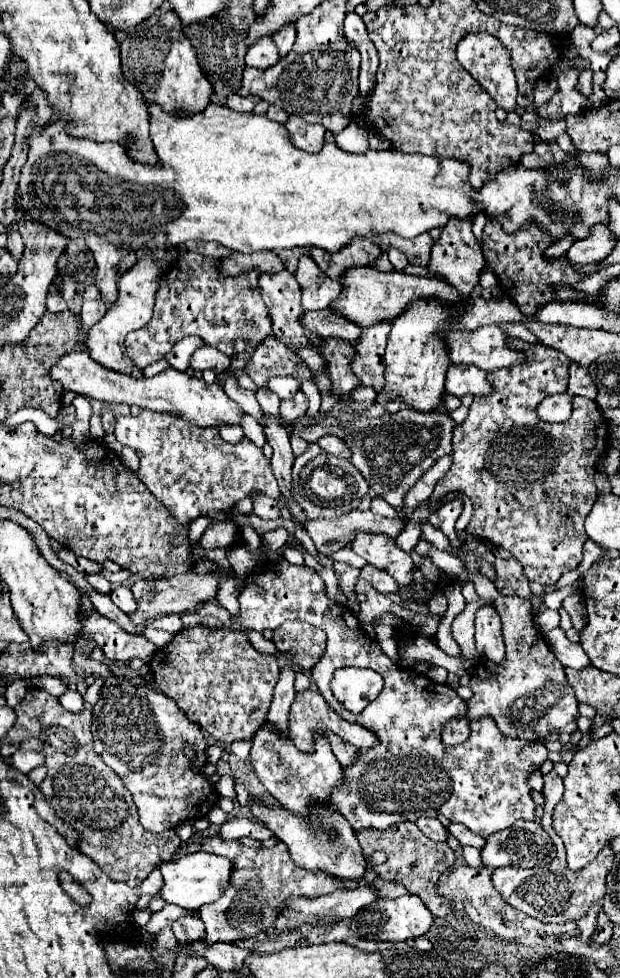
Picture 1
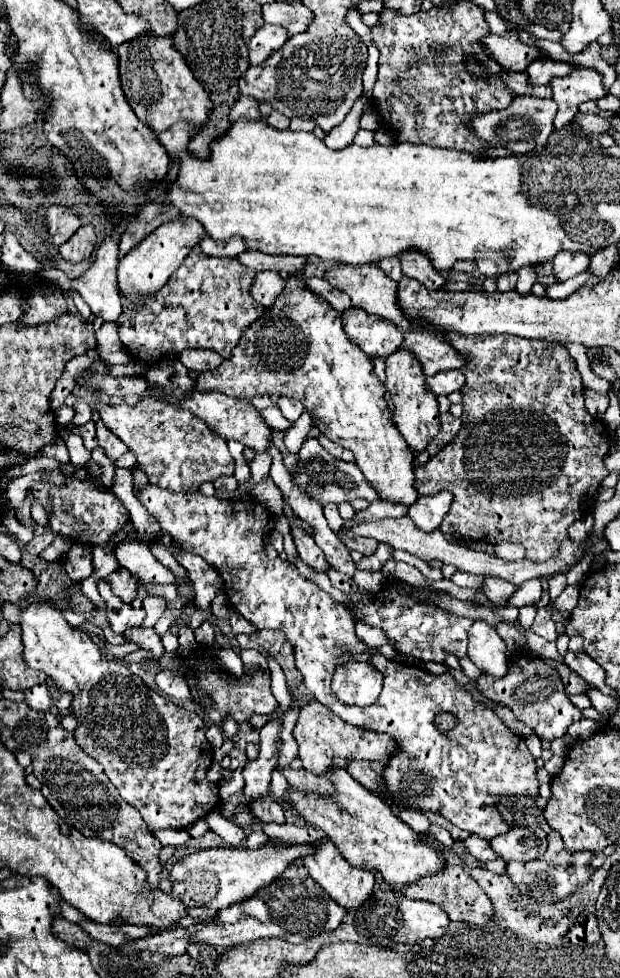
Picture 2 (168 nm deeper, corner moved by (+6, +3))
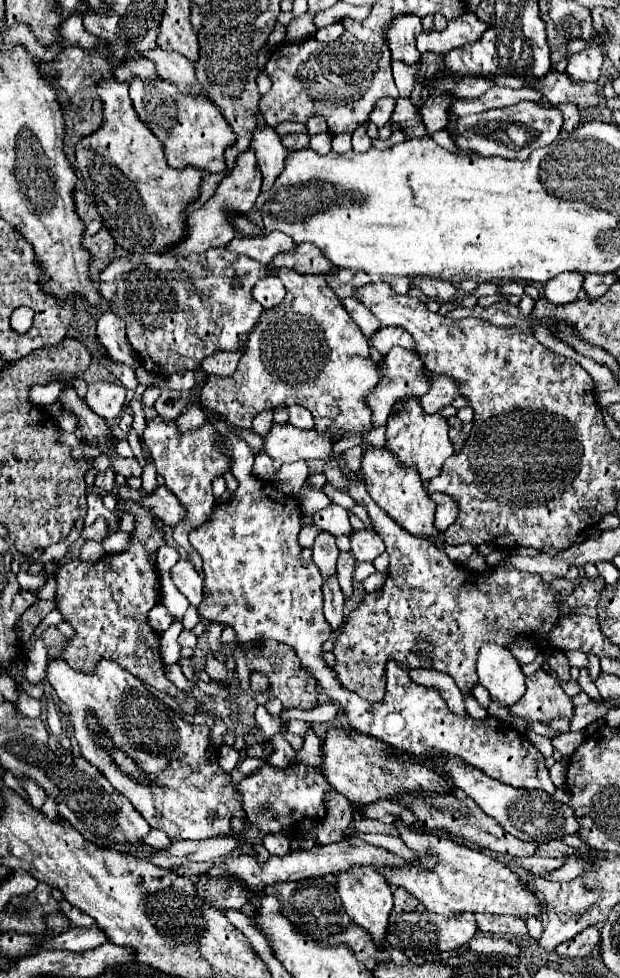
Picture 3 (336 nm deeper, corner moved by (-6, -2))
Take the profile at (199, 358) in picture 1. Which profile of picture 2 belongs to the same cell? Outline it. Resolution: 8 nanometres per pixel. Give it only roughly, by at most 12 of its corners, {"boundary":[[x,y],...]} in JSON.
{"boundary":[[188,348],[178,354],[188,370],[214,370],[218,352]]}

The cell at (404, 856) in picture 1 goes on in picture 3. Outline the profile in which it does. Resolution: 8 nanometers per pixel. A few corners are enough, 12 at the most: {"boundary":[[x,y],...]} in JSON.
{"boundary":[[476,915],[478,929],[494,935],[528,933],[526,923],[510,915]]}

